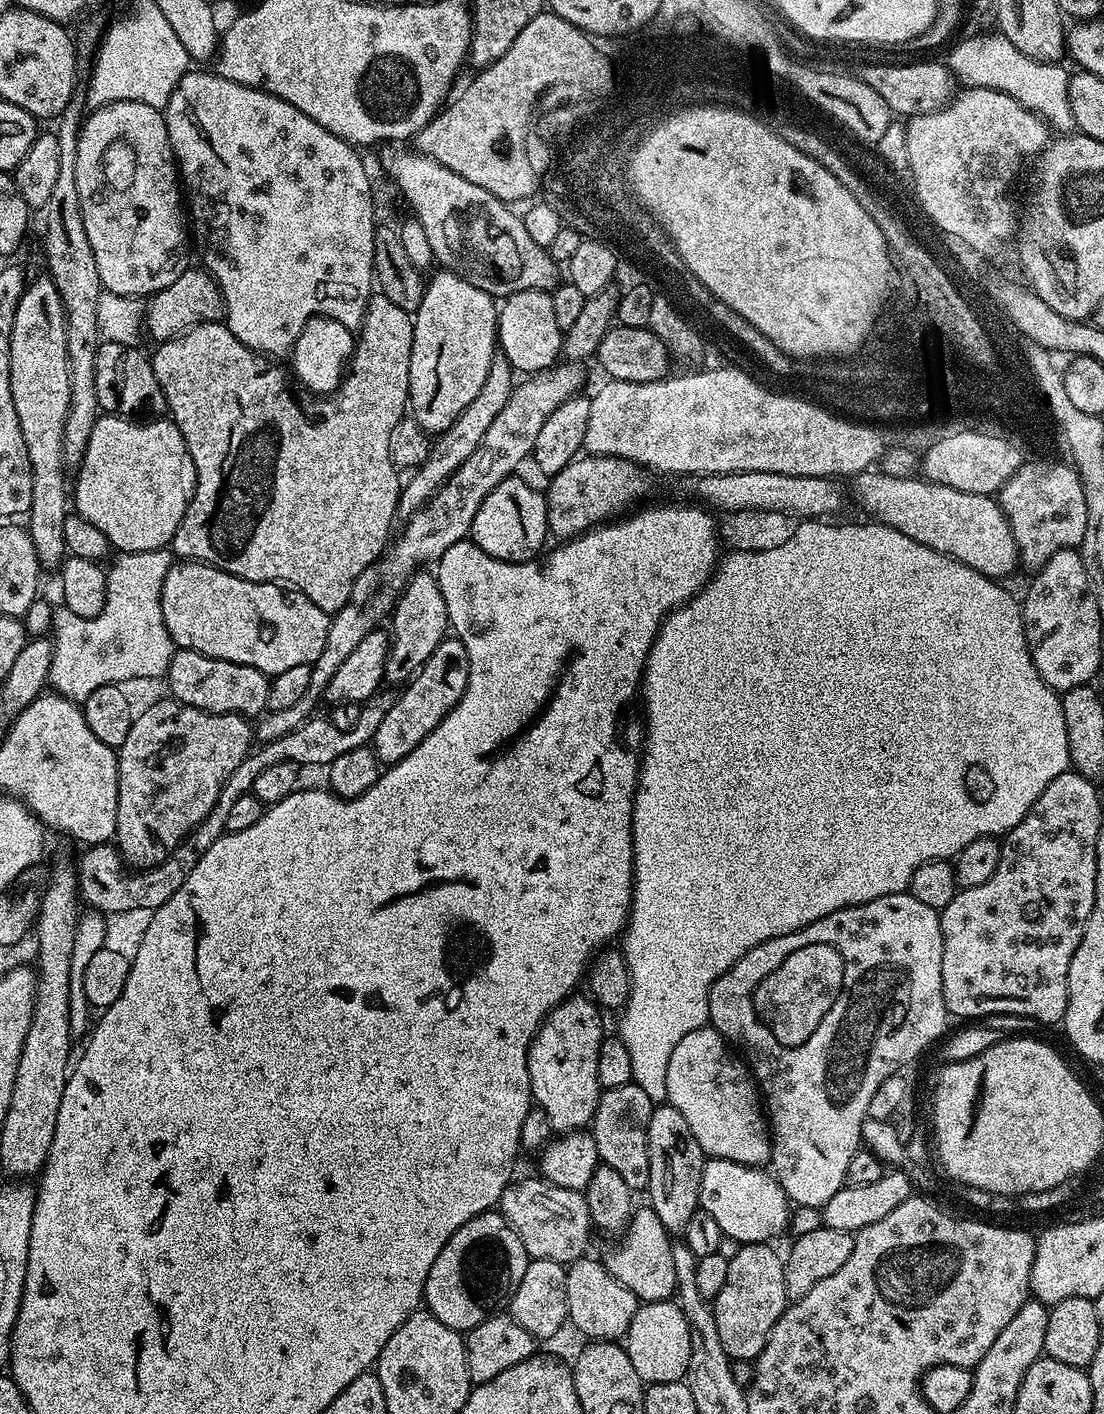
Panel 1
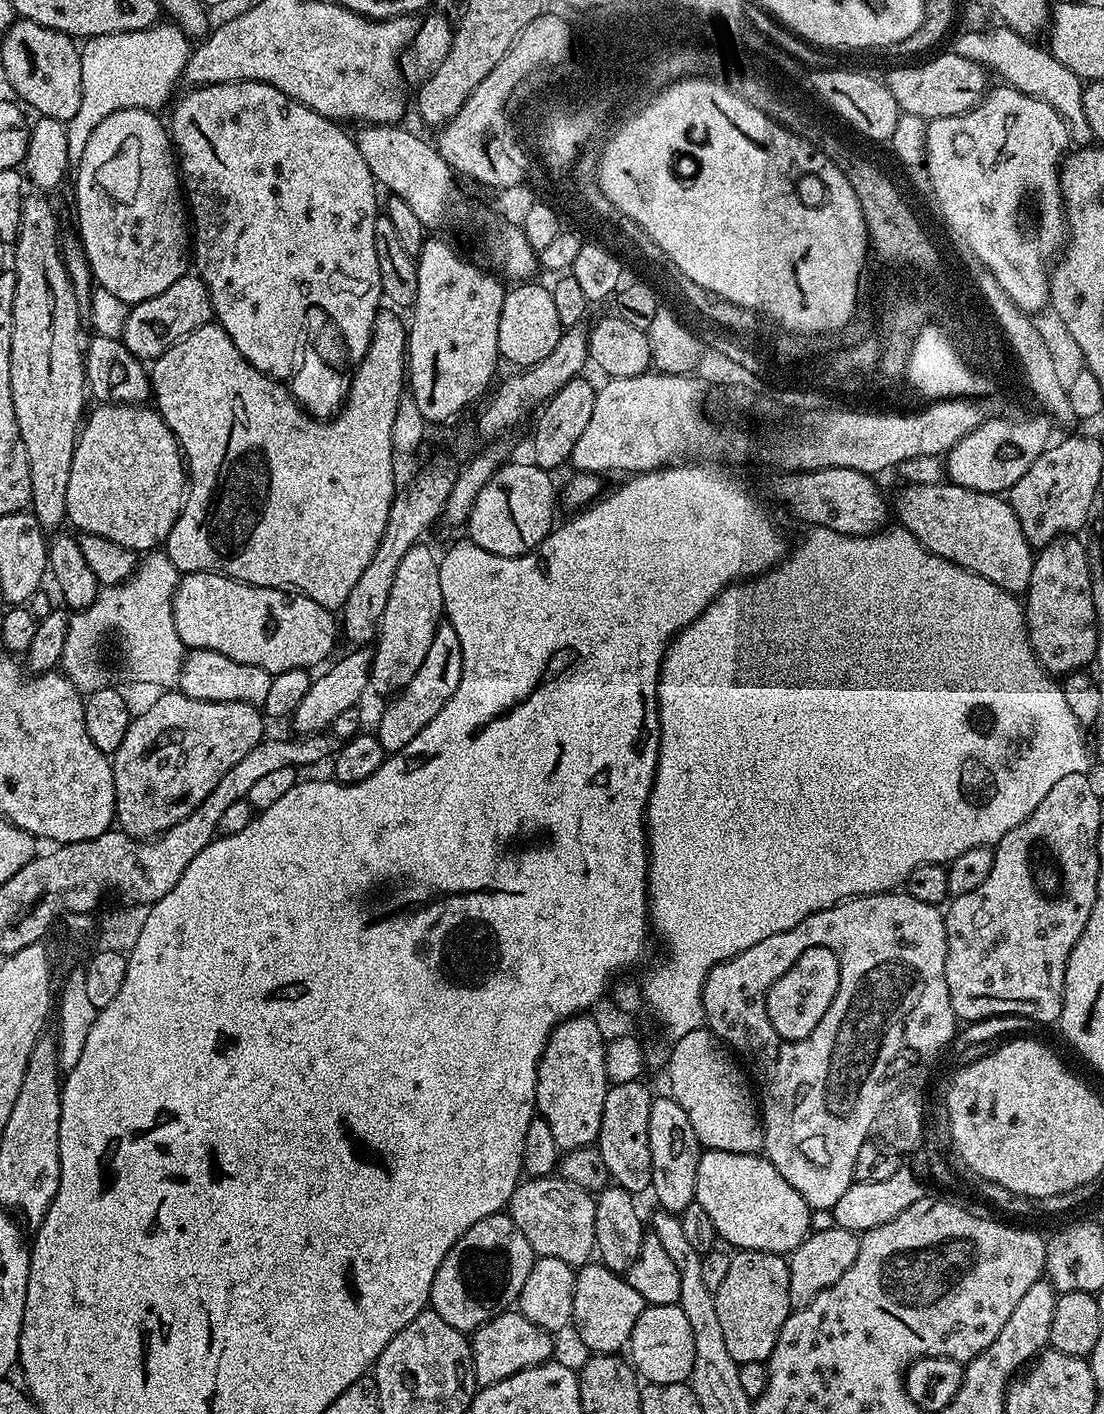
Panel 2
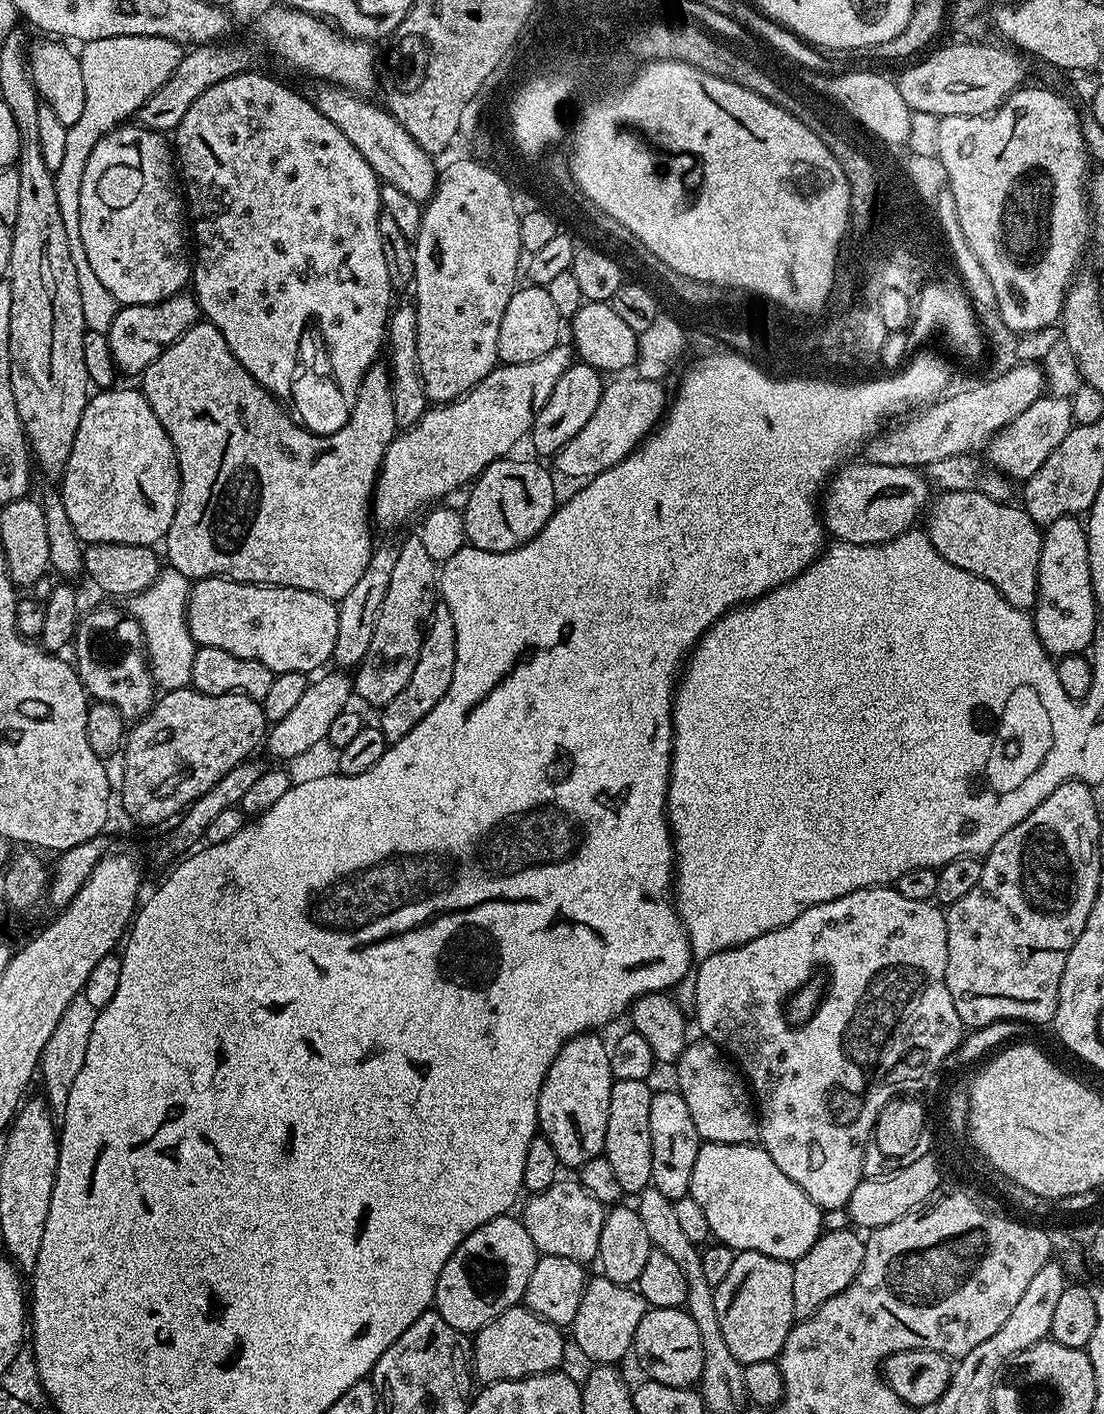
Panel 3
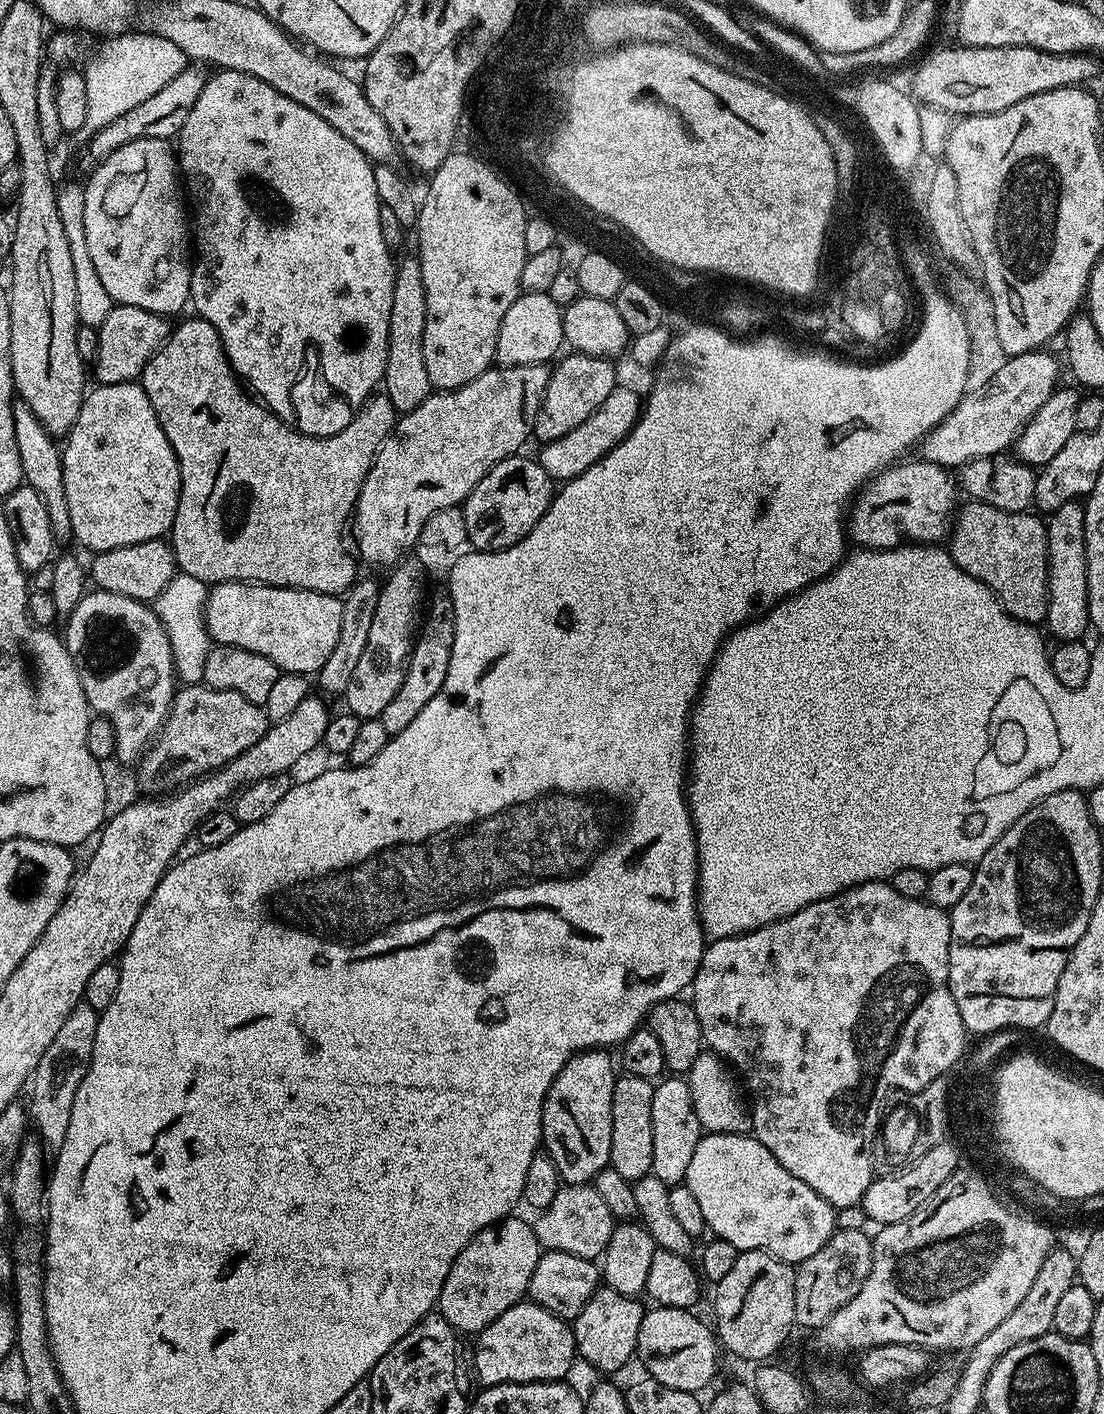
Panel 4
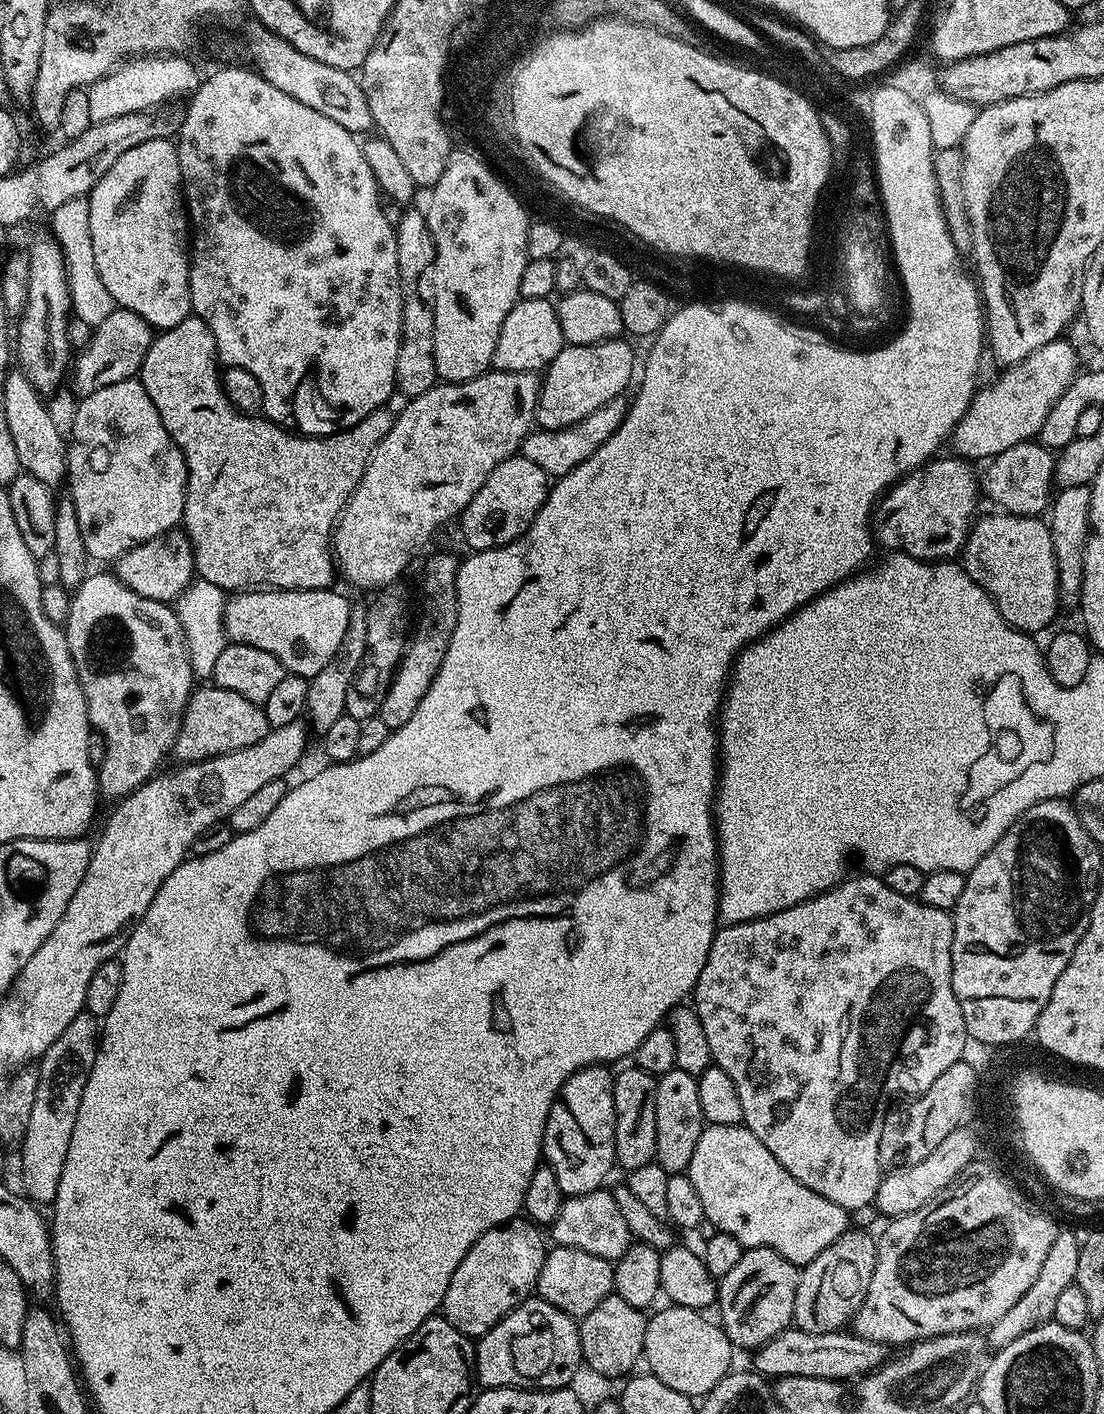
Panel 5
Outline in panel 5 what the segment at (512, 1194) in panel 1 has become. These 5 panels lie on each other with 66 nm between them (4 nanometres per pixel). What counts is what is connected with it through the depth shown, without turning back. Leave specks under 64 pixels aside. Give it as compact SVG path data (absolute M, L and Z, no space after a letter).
M608 1190L565 1198L558 1210L558 1218L554 1218L550 1225L550 1236L551 1232L556 1239L553 1241L559 1247L586 1250L586 1254L598 1254L598 1258L613 1262L621 1259L633 1243L632 1231L626 1226L626 1218L622 1218L618 1202Z

